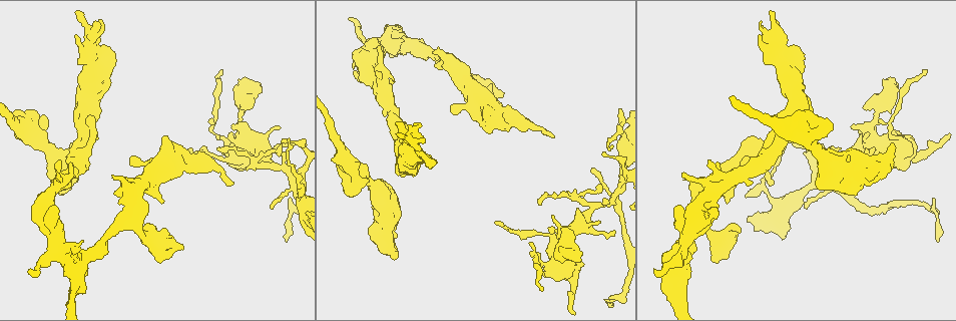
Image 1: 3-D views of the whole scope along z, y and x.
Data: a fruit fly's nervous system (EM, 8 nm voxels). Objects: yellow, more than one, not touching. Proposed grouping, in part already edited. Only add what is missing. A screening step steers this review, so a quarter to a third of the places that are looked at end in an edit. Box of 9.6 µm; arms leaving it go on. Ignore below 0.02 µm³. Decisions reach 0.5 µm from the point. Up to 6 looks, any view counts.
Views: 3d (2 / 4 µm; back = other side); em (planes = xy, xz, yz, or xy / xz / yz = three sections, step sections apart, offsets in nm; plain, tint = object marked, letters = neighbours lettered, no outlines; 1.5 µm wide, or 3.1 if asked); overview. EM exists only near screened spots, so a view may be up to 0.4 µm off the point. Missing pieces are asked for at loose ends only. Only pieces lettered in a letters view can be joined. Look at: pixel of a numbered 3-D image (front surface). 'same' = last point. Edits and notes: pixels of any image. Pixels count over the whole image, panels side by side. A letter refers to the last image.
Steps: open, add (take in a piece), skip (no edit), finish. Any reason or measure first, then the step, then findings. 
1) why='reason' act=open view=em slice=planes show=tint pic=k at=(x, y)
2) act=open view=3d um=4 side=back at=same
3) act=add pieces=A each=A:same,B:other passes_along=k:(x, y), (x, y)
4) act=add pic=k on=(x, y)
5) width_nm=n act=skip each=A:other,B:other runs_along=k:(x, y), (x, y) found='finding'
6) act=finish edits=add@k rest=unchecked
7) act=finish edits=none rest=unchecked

why='an open end' act=open view=em slice=planes show=letters pic=1 at=(231, 185)

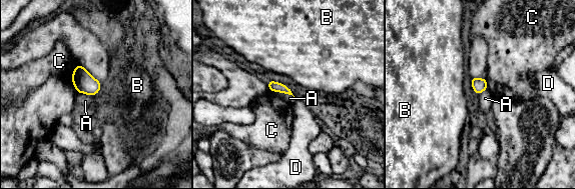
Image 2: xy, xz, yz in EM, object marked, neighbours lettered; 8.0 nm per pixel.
act=skip each=A:other,B:other,C:other,D:other border=2:(269, 90), (288, 93), (294, 97) found='none of them fits'

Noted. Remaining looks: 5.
why='stops while still wide' act=open view=em slice=planes show=letters pic=1 at=(277, 125)

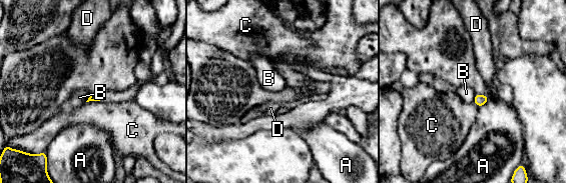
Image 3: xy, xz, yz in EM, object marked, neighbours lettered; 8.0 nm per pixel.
act=skip each=A:other,B:other,C:other,D:other border=3:(90, 94), (85, 101) found='none of them fits'

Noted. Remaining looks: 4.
why='stops while still wide' act=open view=3d um=2 pic=1 at=(891, 144)

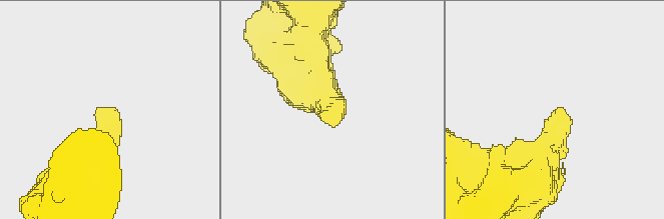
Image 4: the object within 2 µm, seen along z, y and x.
why='now the EM' act=open view=em slice=planes show=tint pic=4 at=(323, 118)

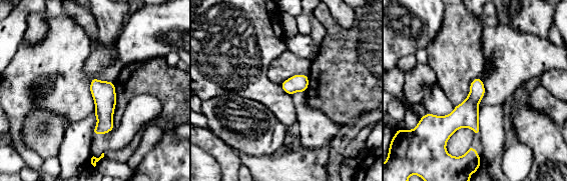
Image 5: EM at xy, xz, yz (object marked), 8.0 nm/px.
why='see the neighbours' act=open view=em slice=planes show=letters at=same

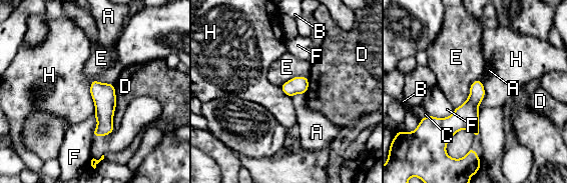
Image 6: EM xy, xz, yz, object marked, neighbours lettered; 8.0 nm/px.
act=skip each=A:other,B:other,C:other,D:other,E:other,F:other,H:other border=6:(91, 80), (90, 96), (94, 113) found='none of them fits'

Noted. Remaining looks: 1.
act=finish edits=none rest=unchecked

